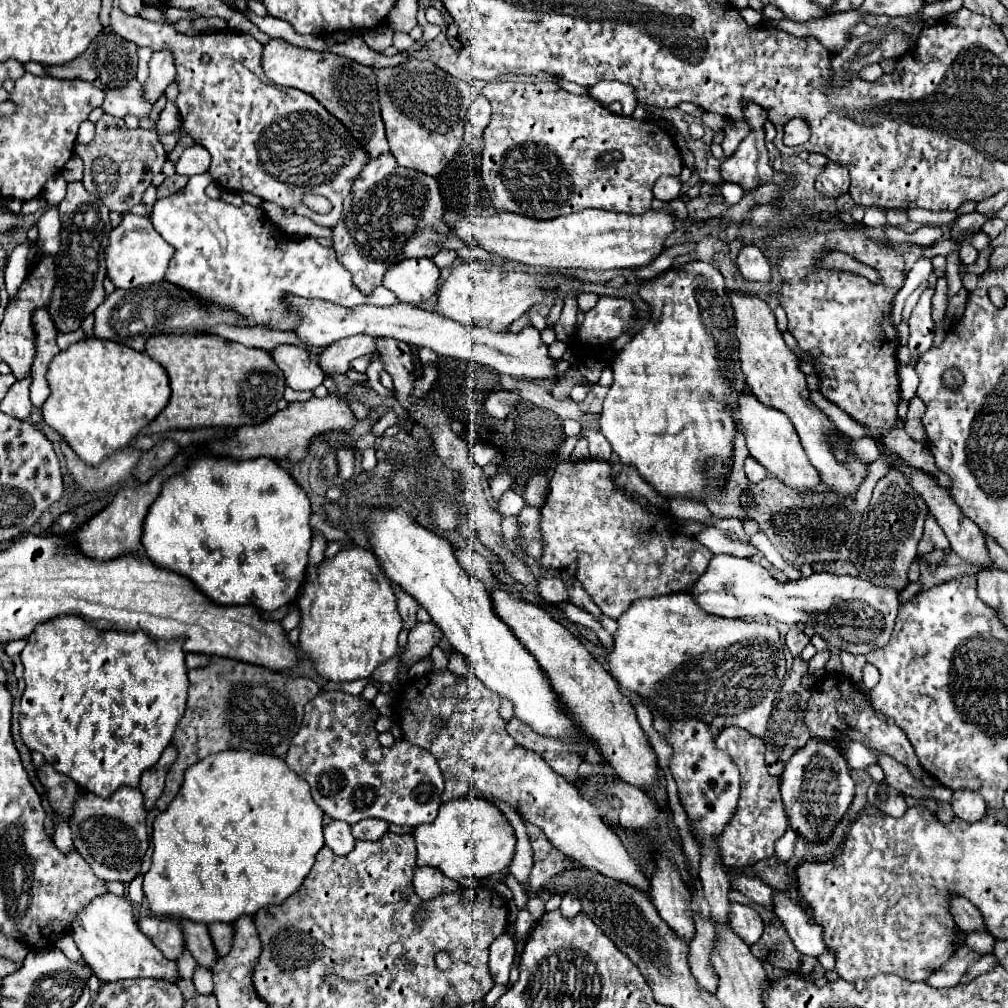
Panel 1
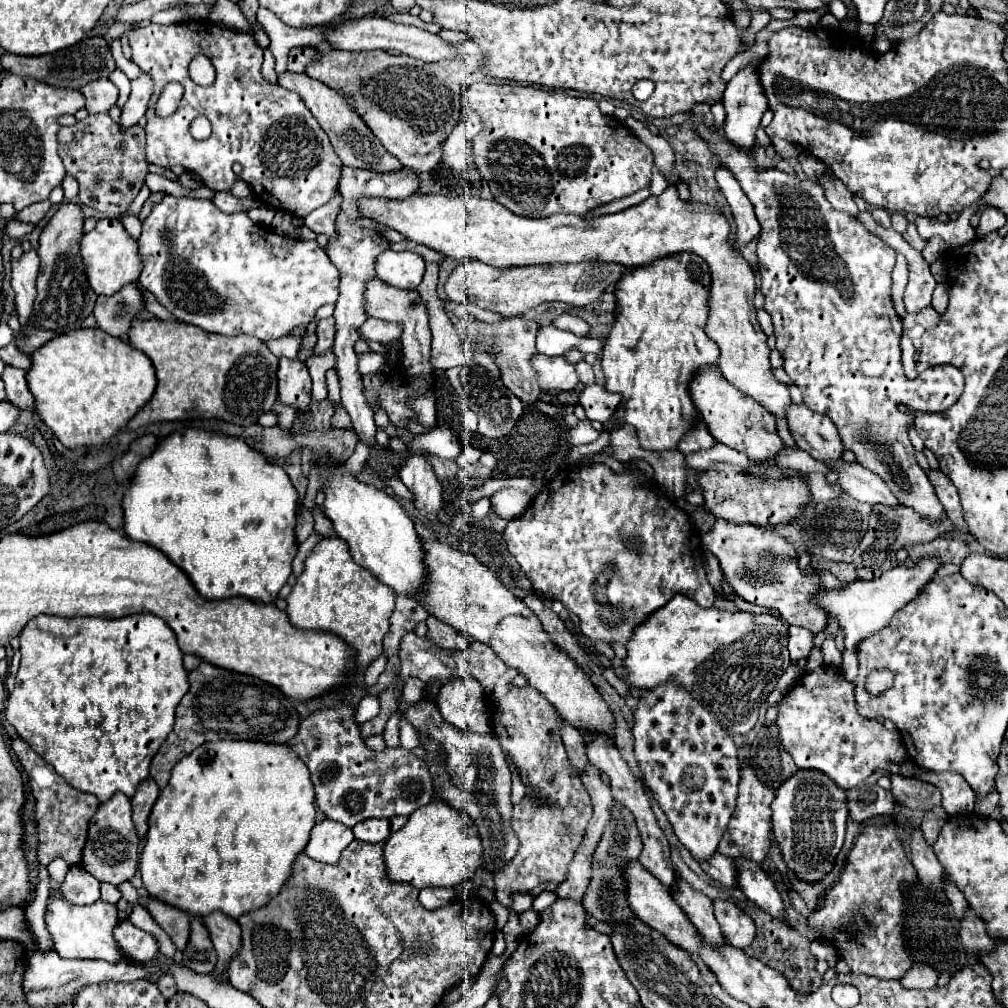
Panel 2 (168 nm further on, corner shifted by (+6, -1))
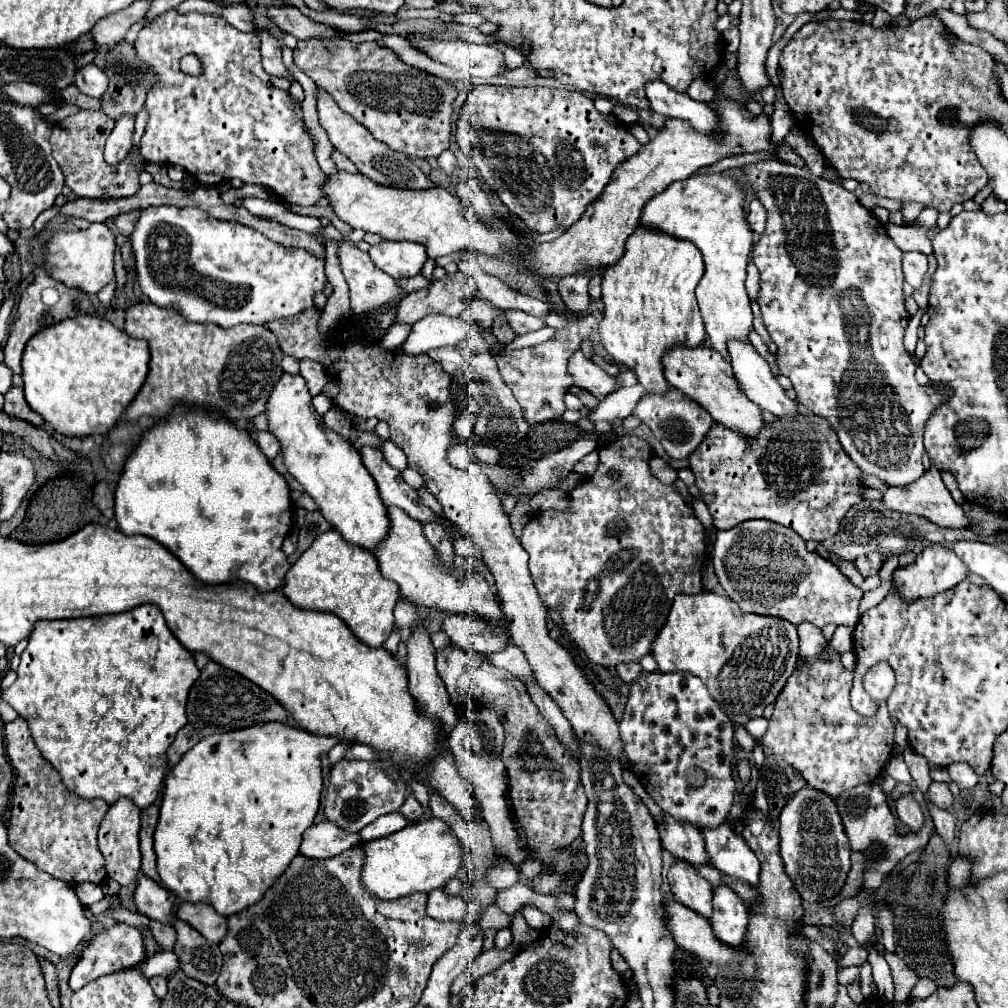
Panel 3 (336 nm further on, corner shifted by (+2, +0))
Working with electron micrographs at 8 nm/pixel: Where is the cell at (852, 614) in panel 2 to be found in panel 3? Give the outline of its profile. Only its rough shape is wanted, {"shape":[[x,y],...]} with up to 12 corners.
{"shape":[[928,545],[894,571],[906,599],[952,589],[968,567],[950,547]]}

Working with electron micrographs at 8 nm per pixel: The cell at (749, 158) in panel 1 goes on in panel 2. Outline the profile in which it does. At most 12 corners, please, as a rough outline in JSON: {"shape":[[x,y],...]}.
{"shape":[[754,74],[734,76],[724,92],[724,136],[742,152],[756,146],[766,96]]}

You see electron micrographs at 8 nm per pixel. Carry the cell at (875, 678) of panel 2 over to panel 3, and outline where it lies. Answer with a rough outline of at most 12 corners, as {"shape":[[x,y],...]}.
{"shape":[[838,653],[804,657],[762,739],[812,789],[838,797],[886,767],[894,723],[850,705]]}

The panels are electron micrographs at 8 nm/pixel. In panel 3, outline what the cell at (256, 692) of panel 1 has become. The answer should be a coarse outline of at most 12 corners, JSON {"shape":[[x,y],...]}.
{"shape":[[214,661],[190,689],[174,767],[208,735],[288,721],[264,689]]}

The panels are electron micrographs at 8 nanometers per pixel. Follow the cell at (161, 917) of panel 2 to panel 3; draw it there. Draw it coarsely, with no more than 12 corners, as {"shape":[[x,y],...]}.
{"shape":[[140,877],[136,909],[148,919],[172,921],[174,895]]}

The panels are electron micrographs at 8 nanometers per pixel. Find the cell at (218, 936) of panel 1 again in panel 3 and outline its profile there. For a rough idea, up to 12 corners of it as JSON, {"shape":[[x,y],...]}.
{"shape":[[180,919],[174,953],[184,973],[214,985],[222,967],[218,945]]}

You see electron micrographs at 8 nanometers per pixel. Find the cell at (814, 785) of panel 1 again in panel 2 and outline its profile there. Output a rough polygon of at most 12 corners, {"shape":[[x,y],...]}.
{"shape":[[818,770],[776,790],[786,866],[818,882],[848,820],[846,792]]}

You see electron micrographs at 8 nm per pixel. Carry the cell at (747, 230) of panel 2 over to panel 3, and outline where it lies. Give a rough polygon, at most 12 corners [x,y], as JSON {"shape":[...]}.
{"shape":[[758,199],[748,205],[748,223],[756,233],[764,231],[766,209]]}

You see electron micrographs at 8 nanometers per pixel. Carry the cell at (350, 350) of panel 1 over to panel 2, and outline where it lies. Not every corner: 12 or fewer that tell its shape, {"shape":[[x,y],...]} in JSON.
{"shape":[[380,318],[362,324],[360,338],[388,344],[398,340],[398,326]]}

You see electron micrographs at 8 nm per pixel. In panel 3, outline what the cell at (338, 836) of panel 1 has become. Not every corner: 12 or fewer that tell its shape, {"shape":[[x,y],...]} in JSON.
{"shape":[[332,821],[306,829],[300,855],[328,859],[360,843]]}

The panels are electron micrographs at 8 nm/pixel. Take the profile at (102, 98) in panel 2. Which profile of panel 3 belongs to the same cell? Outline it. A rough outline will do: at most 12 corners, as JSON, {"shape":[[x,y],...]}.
{"shape":[[94,63],[76,71],[74,85],[90,97],[102,97],[106,75]]}

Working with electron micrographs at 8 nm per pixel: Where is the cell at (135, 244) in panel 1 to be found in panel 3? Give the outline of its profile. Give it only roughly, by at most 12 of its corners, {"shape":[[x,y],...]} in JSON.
{"shape":[[104,223],[44,243],[52,279],[92,295],[114,277]]}

